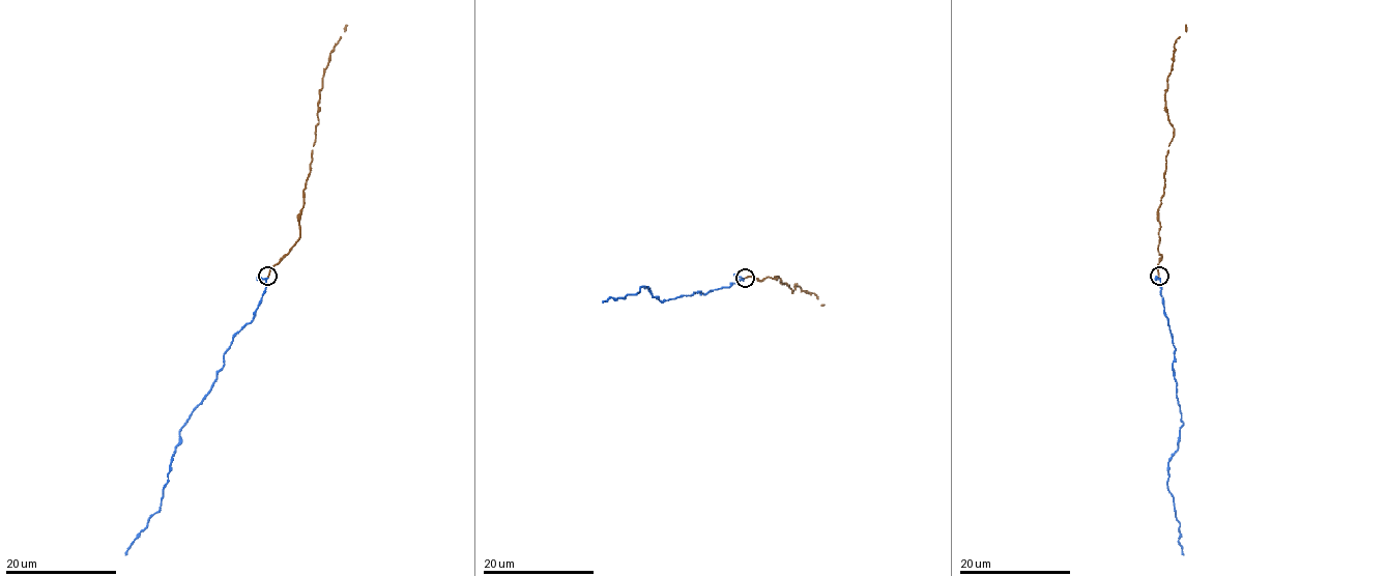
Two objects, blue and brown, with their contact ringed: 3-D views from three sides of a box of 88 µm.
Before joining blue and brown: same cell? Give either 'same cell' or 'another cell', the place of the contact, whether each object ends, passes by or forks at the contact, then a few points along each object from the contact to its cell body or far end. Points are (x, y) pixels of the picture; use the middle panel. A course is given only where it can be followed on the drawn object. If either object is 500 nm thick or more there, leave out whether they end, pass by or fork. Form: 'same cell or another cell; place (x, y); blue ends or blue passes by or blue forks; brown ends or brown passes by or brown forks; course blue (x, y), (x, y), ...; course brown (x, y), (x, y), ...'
same cell; place (745, 278); blue passes by; brown ends; course blue (745, 278), (705, 294), (700, 291), (663, 301), (643, 286), (637, 293), (624, 298), (609, 297), (603, 303); course brown (745, 278), (777, 278), (792, 293), (796, 284), (813, 293), (824, 306)

